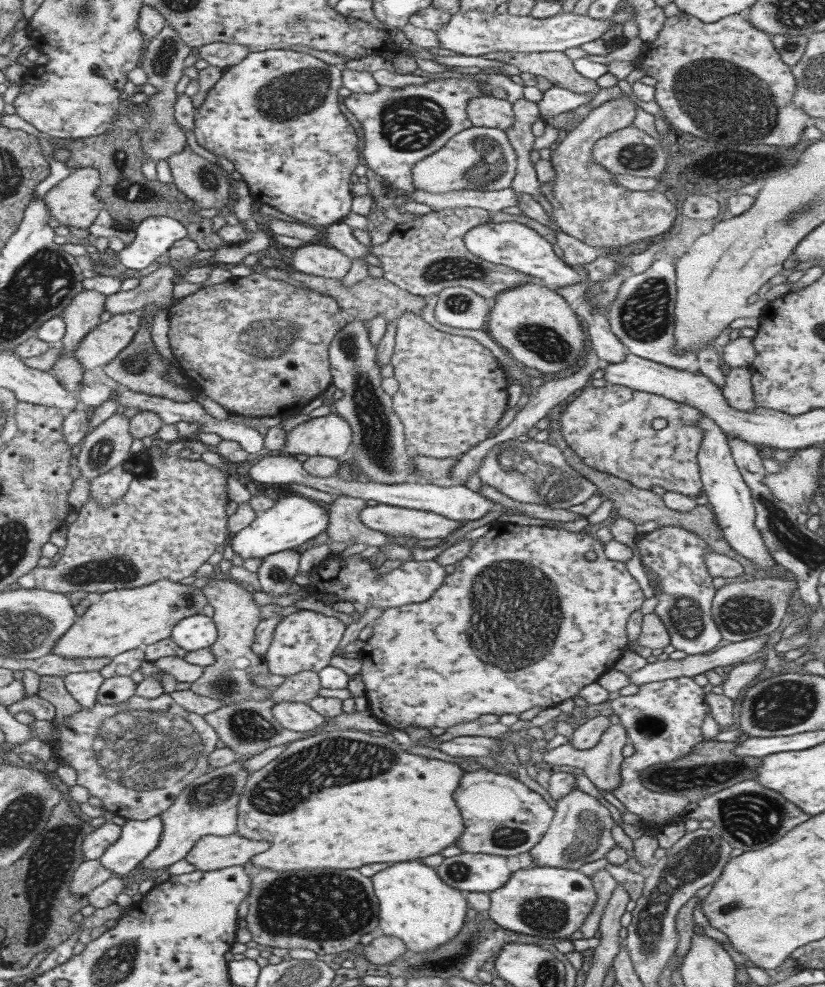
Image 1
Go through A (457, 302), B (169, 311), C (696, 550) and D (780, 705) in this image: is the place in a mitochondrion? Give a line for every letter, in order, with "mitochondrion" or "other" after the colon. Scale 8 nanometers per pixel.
A: mitochondrion
B: other
C: other
D: mitochondrion

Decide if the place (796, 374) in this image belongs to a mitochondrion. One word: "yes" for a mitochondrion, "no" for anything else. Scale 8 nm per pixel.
no

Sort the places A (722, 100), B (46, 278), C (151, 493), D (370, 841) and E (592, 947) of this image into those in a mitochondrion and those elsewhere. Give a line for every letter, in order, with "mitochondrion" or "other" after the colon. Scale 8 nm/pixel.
A: mitochondrion
B: mitochondrion
C: other
D: other
E: other

